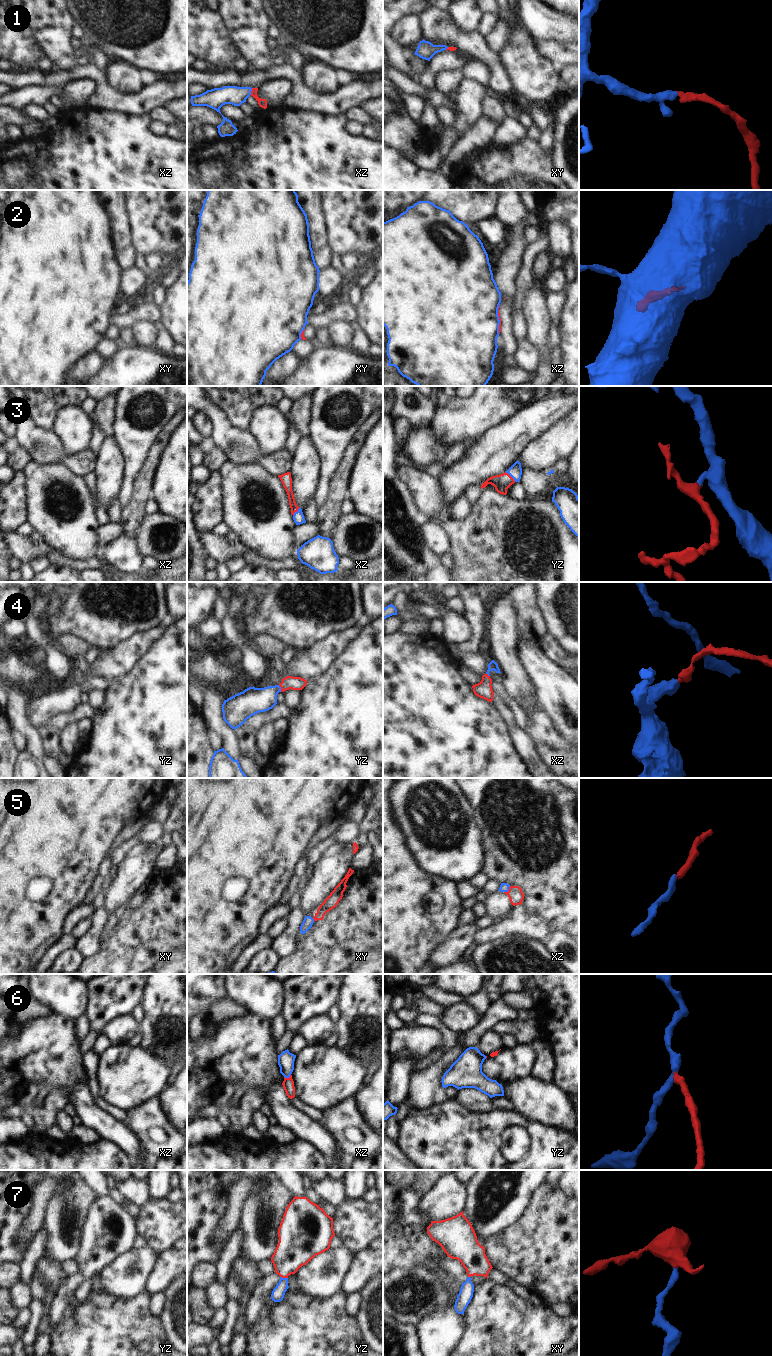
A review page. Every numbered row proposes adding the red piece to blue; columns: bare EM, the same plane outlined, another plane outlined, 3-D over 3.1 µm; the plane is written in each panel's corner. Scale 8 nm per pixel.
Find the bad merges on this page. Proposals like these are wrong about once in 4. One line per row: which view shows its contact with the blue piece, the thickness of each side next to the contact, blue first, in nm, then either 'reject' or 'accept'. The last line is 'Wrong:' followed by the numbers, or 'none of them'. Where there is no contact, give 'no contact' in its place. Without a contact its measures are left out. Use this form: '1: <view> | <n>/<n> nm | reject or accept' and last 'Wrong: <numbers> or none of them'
1: xz | 150/70 nm | accept
2: xz | 500/20 nm | reject
3: yz | 110/140 nm | accept
4: yz | 220/110 nm | accept
5: xz | 80/120 nm | accept
6: xz | 130/100 nm | accept
7: yz | 100/280 nm | accept
Wrong: 2

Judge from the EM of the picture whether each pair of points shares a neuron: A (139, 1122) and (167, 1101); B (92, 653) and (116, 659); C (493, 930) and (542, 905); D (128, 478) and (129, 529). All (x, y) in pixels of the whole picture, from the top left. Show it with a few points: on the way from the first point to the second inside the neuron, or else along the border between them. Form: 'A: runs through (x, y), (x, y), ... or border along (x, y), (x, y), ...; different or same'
A: border along (157, 1096), (161, 1109), (173, 1125); different
B: border along (100, 651), (98, 656), (89, 665); different
C: border along (522, 903), (528, 912), (538, 914), (547, 926); different
D: border along (134, 479), (131, 499), (122, 509); different

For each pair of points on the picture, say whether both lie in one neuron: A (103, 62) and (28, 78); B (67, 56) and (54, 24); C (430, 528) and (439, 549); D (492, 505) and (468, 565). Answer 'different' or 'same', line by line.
A: different
B: same
C: same
D: same

